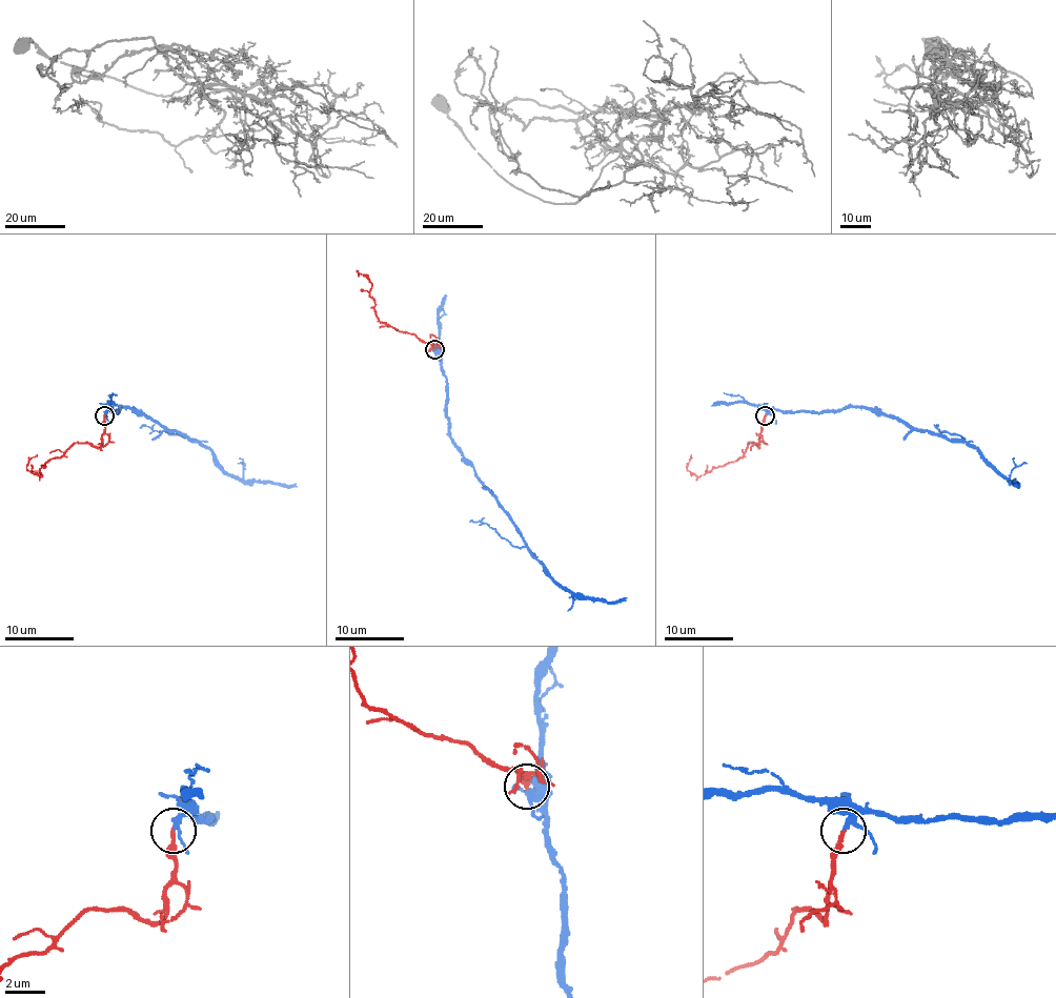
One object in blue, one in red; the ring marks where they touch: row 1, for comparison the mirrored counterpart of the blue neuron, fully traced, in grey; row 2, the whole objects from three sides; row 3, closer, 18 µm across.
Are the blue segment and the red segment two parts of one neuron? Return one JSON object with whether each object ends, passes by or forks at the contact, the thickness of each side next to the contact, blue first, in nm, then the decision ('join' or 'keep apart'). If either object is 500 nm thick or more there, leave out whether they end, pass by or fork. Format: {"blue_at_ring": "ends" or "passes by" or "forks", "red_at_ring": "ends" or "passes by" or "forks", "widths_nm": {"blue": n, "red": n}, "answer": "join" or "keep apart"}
{"blue_at_ring": "passes by", "red_at_ring": "ends", "widths_nm": {"blue": 220, "red": 240}, "answer": "join"}

